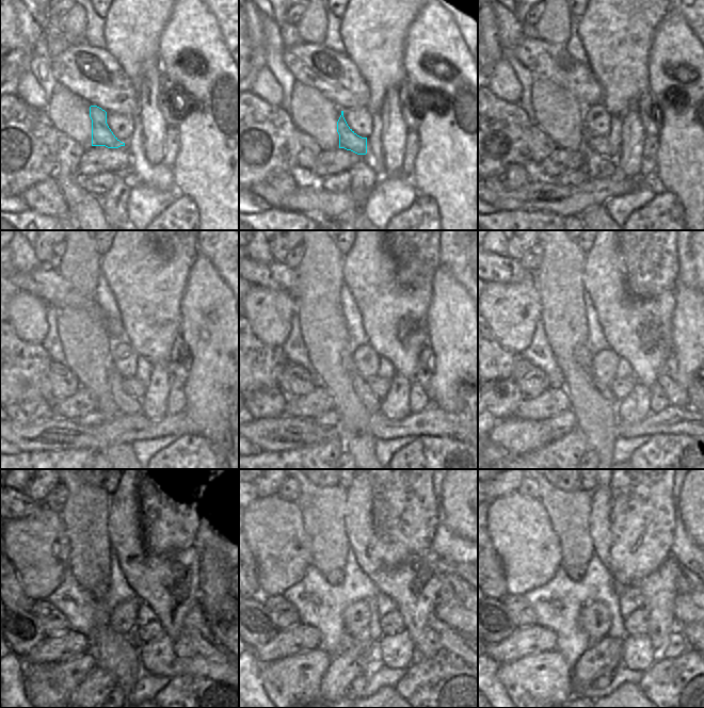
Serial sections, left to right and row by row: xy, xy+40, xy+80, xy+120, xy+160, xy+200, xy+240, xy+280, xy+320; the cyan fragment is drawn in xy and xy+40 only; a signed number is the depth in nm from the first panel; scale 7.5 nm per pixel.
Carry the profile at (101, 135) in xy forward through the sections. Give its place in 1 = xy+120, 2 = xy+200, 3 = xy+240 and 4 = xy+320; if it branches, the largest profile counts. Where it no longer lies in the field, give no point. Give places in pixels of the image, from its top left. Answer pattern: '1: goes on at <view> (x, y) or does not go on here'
1: goes on at xy+120 (132, 386)
2: goes on at xy+200 (621, 388)
3: goes on at xy+240 (146, 631)
4: goes on at xy+320 (637, 623)

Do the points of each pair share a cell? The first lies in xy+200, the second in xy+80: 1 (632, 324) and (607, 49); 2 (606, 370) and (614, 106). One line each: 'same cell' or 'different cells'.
1: same cell
2: different cells

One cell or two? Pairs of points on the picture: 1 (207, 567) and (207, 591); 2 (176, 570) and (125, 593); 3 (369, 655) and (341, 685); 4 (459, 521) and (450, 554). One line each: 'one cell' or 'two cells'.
1: one cell
2: two cells
3: one cell
4: two cells

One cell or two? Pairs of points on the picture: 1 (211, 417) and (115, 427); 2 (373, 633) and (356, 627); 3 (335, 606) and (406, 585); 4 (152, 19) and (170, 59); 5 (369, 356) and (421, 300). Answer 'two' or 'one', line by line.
1: two
2: two
3: two
4: two
5: two

